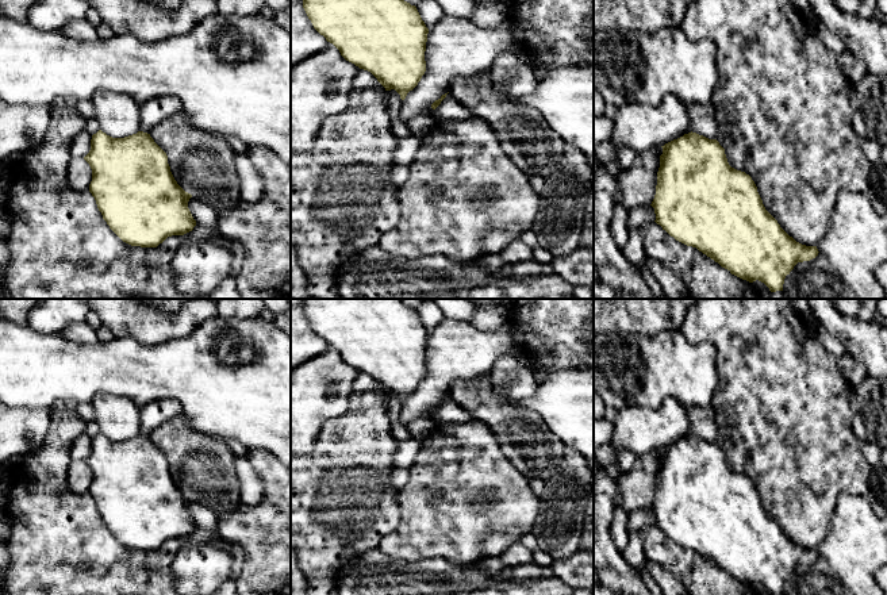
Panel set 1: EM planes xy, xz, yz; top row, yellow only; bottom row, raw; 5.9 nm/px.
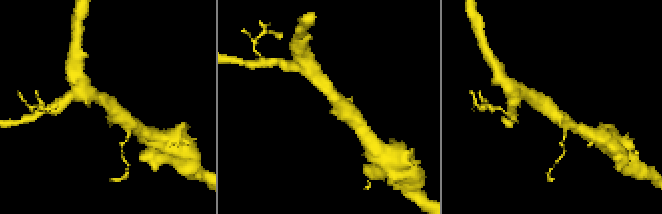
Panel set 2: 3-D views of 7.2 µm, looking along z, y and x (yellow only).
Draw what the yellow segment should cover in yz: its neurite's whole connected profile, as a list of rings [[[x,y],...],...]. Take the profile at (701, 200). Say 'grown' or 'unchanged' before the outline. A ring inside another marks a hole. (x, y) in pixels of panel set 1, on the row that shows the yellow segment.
unchanged | [[[691,131],[661,147],[656,195],[650,206],[656,214],[654,222],[676,241],[696,247],[742,280],[764,283],[771,292],[783,291],[786,276],[798,262],[810,261],[818,256],[817,246],[796,242],[780,227],[765,210],[752,177],[729,165],[725,149],[717,139],[709,139]]]

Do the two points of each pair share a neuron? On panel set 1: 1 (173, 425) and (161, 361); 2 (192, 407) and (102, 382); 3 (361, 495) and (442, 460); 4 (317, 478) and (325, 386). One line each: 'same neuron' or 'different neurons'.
1: different neurons
2: same neuron
3: different neurons
4: different neurons

